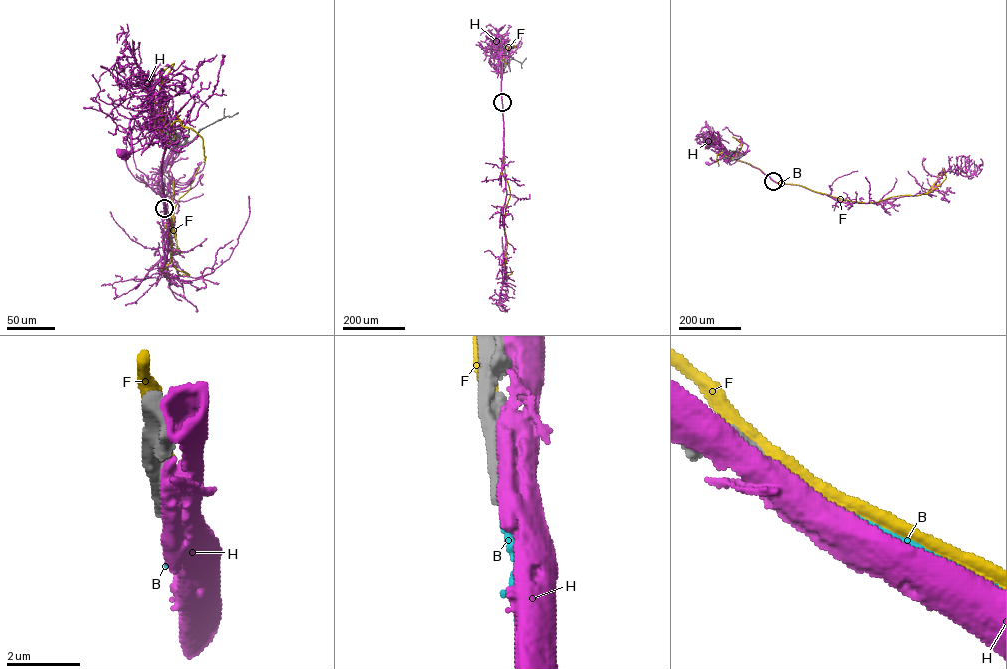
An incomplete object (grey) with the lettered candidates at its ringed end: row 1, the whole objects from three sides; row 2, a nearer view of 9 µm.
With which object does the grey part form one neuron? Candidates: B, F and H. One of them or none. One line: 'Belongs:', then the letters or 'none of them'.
Belongs: B

